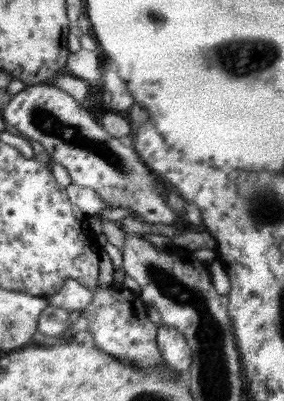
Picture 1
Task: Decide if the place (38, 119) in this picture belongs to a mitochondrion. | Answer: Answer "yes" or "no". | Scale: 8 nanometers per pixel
yes

